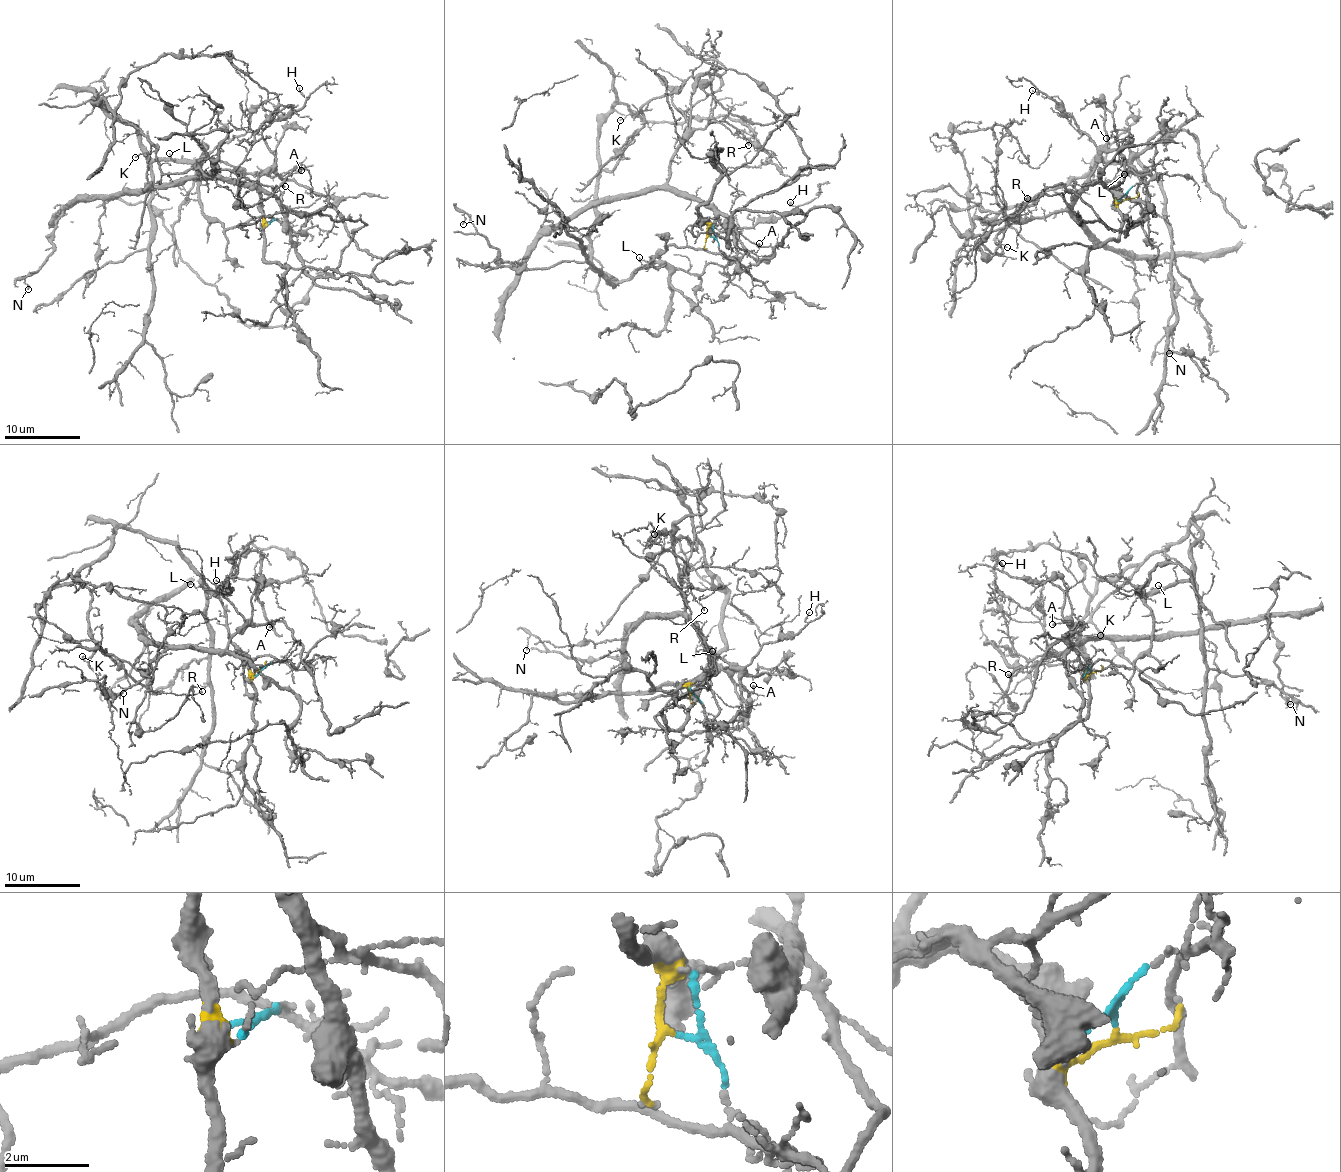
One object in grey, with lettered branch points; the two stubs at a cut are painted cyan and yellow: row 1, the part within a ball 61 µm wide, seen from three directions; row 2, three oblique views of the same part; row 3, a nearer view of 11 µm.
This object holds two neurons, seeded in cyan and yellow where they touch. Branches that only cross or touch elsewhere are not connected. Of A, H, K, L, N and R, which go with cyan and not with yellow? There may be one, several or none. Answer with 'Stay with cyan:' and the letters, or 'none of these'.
Stay with cyan: K, L

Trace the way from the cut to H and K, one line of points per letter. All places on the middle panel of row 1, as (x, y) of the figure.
H: (709, 236), (708, 227), (717, 213), (720, 221), (741, 234), (736, 230), (783, 215), (794, 208), (790, 202)
K: (709, 236), (717, 253), (668, 247), (655, 269), (618, 283), (592, 265), (595, 186), (644, 118), (619, 120)

